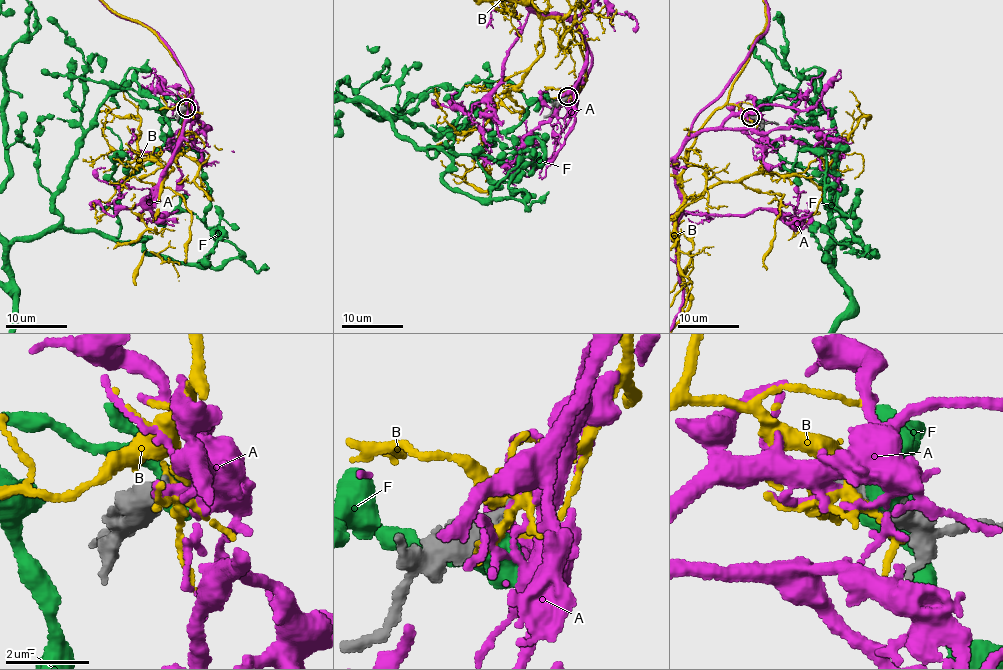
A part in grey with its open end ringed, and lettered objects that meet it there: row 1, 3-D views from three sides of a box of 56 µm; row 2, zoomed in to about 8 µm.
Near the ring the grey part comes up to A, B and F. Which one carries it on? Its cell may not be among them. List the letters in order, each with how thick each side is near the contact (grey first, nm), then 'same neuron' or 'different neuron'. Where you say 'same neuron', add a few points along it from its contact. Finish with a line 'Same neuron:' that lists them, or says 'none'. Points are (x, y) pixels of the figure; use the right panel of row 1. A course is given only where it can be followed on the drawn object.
A: calibres 500 and 200 nm; same neuron
B: calibres 500 and 180 nm; different neuron
F: calibres 750 and 550 nm; different neuron
Same neuron: A

